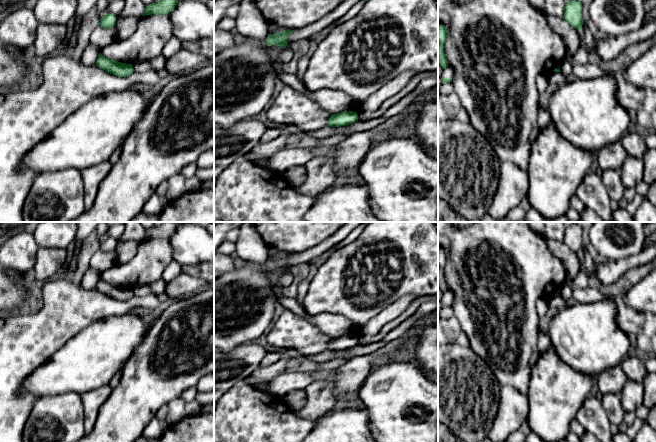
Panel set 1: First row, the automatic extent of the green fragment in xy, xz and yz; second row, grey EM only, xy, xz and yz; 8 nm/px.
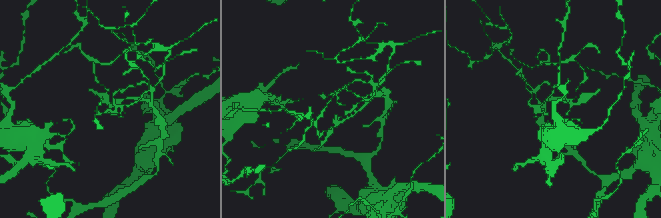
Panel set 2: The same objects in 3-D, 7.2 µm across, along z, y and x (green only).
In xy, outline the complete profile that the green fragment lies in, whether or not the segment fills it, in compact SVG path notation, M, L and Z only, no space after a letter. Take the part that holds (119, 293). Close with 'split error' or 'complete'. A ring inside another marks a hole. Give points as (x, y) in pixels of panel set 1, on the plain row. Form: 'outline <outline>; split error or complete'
outline M99 277L97 282L96 290L118 301L129 300L135 295L132 288L121 287L113 283L105 282L101 277Z; complete

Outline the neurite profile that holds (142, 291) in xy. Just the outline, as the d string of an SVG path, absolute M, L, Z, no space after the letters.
M138 286L133 288L133 292L137 296L145 297L151 293L151 289L149 286Z

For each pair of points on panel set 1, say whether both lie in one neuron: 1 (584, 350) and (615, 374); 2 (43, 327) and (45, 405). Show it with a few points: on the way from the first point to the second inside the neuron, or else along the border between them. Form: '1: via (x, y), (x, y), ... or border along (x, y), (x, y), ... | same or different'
1: border along (626, 356), (619, 364), (603, 370), (598, 375) | different
2: border along (37, 398), (26, 419) | different

